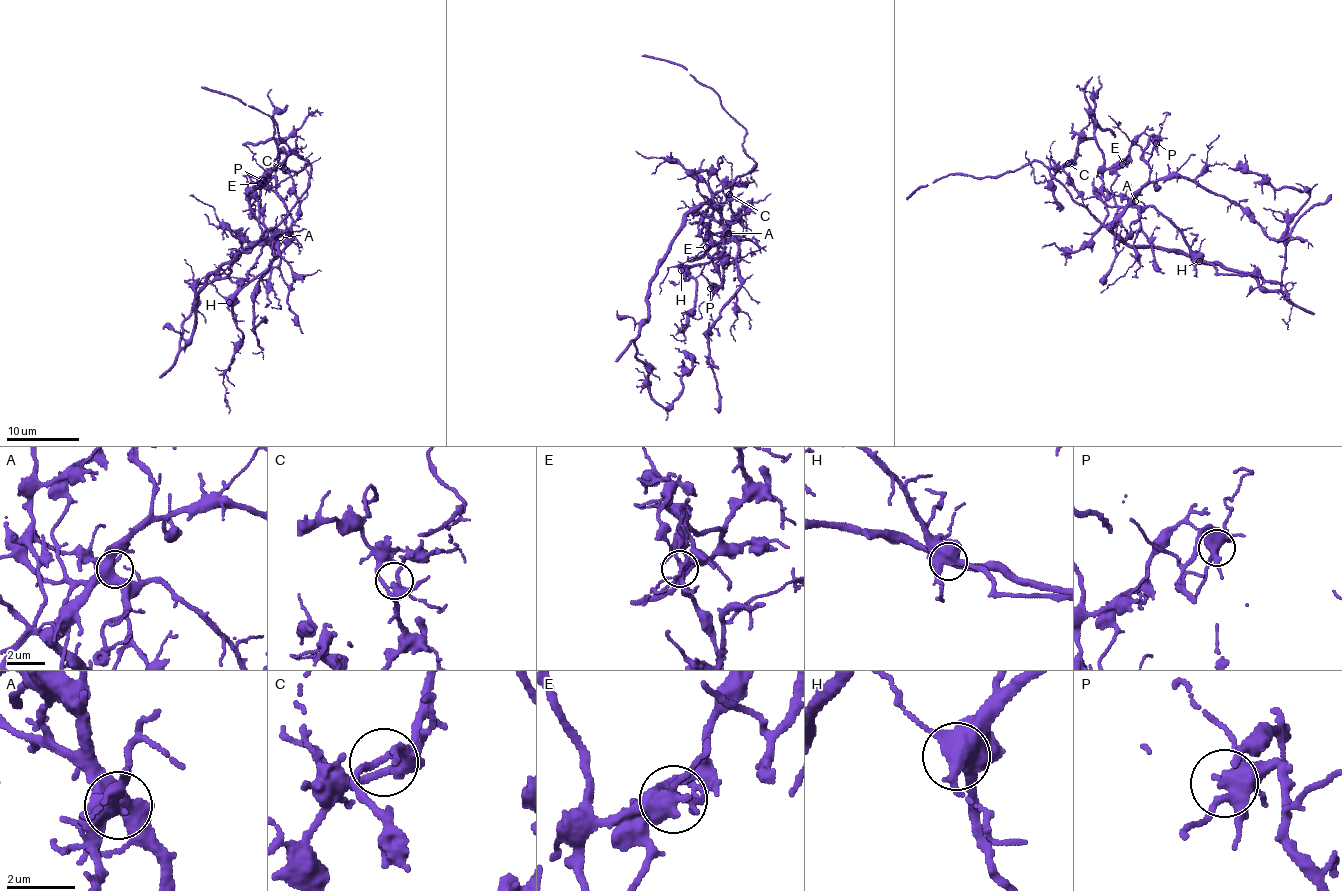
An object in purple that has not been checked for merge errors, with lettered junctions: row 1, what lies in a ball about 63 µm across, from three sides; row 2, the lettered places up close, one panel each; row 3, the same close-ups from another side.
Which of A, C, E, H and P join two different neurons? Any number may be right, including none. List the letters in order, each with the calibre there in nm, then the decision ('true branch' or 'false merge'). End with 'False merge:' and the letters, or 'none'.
A: 460 nm | true branch
C: 280 nm | true branch
E: 240 nm | false merge
H: 550 nm | true branch
P: 440 nm | true branch
False merge: E

